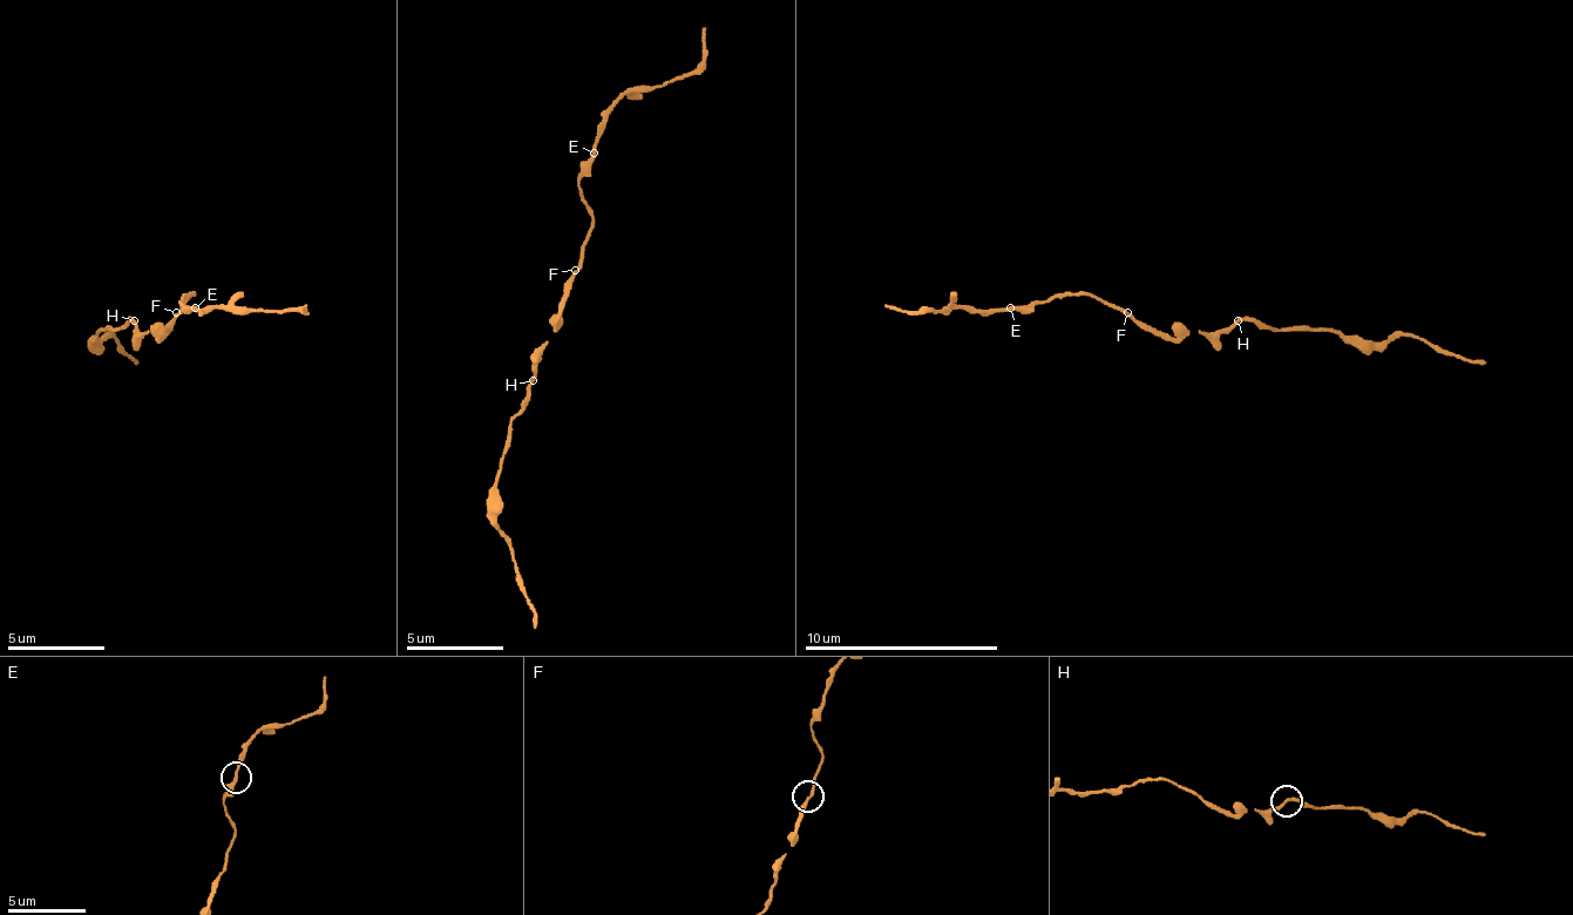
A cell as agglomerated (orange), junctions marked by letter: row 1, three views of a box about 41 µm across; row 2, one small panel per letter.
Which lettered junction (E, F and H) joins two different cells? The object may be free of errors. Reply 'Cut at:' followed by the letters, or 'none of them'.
Cut at: none of them

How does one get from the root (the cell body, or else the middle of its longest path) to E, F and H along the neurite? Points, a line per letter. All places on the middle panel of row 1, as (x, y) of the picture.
E: (560, 304), (565, 284), (580, 265), (580, 245), (589, 231), (589, 207), (580, 191), (580, 173), (594, 153)
F: (560, 304), (565, 279), (575, 270)
H: (560, 304), (555, 313), (555, 333), (546, 343), (531, 381)

